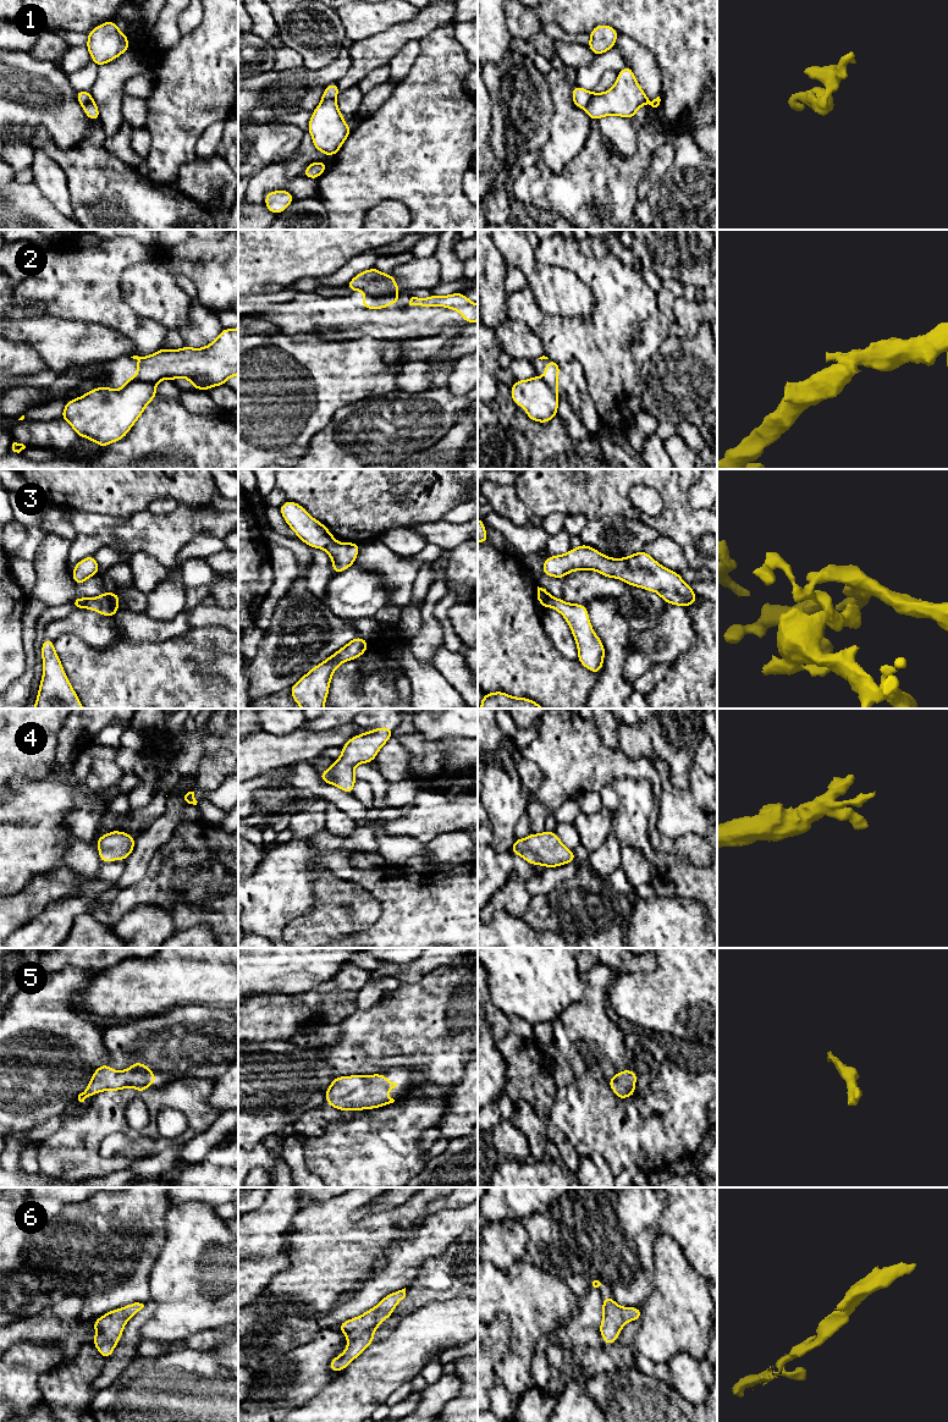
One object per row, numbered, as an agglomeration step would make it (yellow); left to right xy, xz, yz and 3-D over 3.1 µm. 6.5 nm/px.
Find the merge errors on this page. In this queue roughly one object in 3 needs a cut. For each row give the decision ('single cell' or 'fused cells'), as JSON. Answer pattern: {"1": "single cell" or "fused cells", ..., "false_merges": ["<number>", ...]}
{"1": "fused cells", "2": "fused cells", "3": "fused cells", "4": "single cell", "5": "single cell", "6": "single cell", "false_merges": ["1", "2", "3"]}

